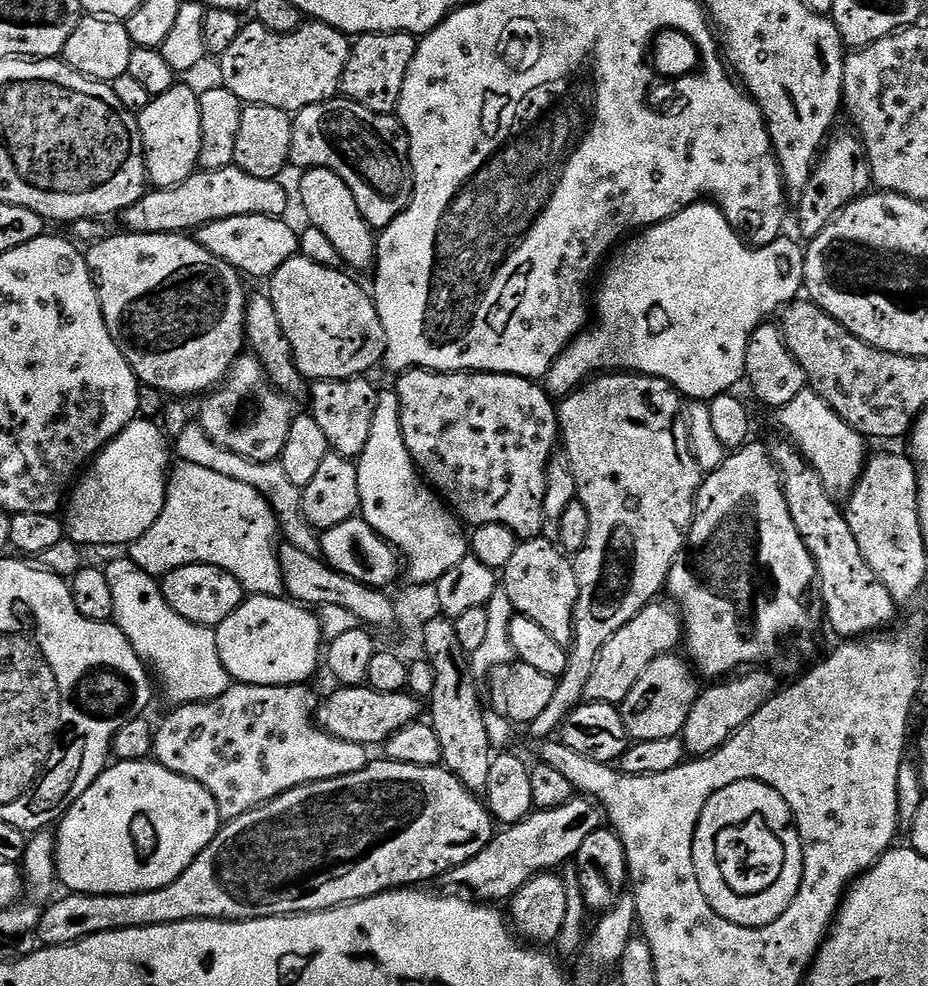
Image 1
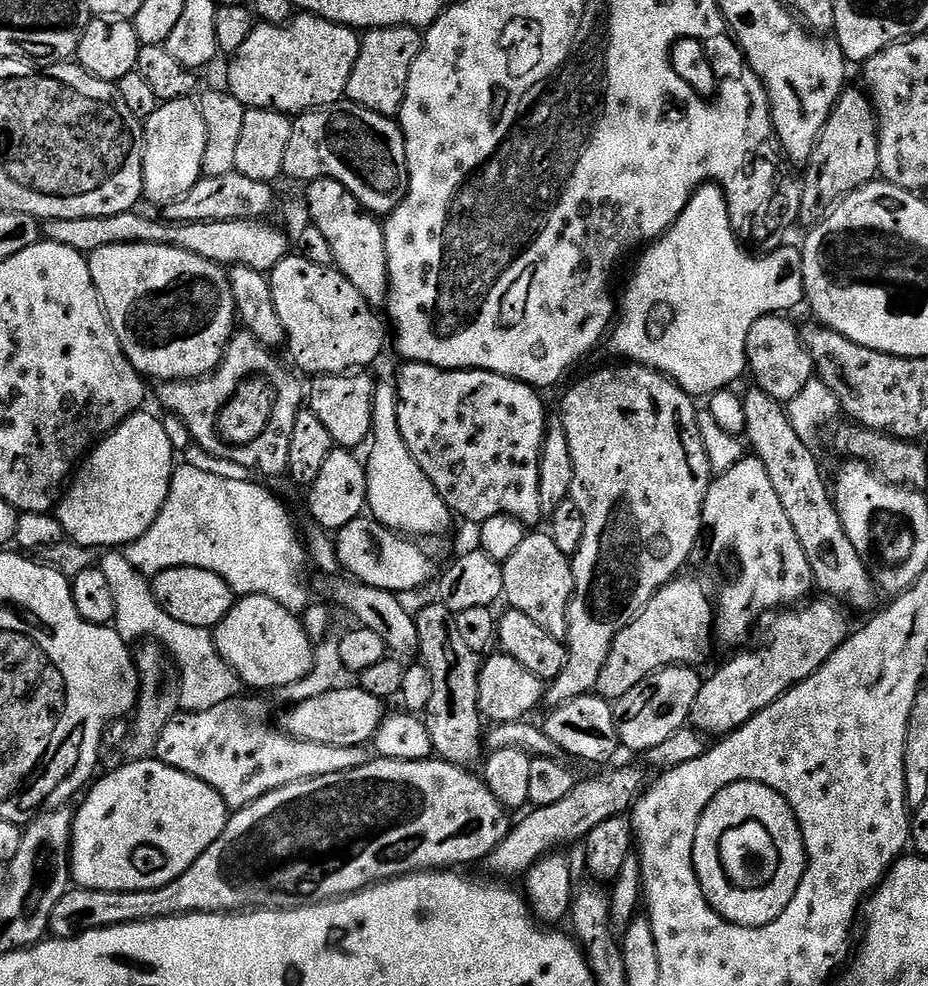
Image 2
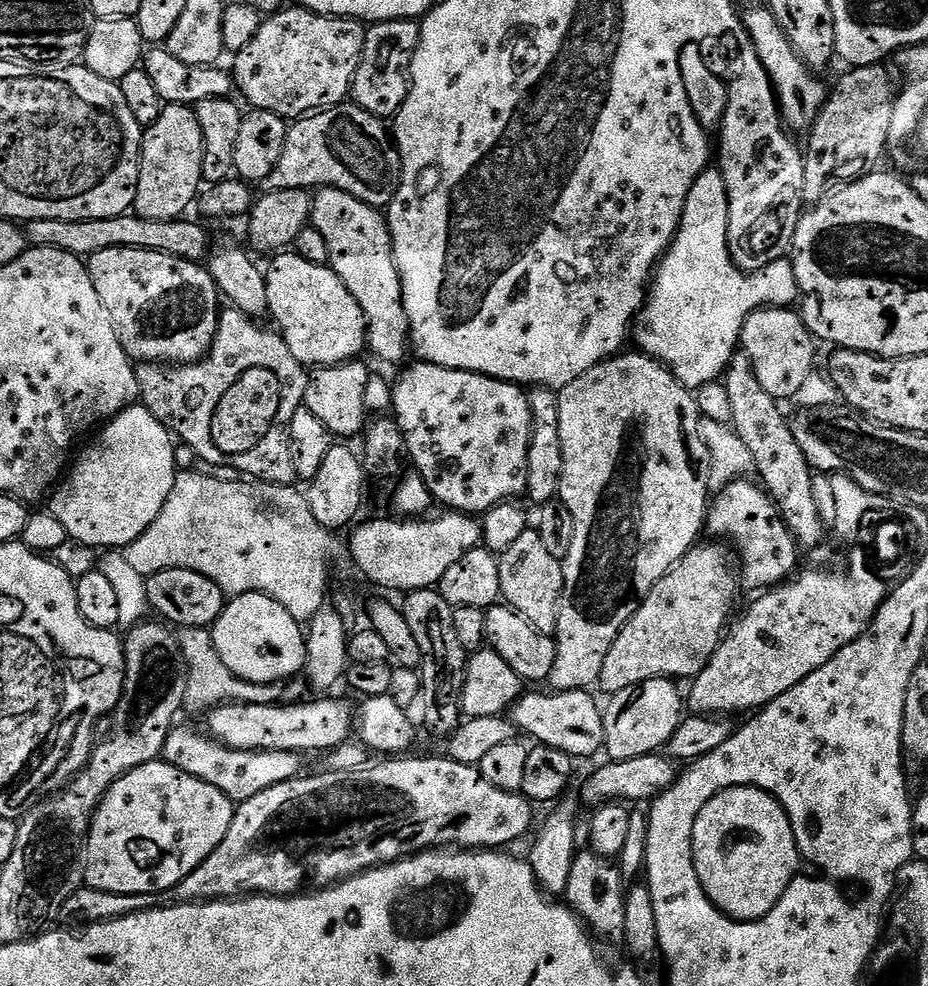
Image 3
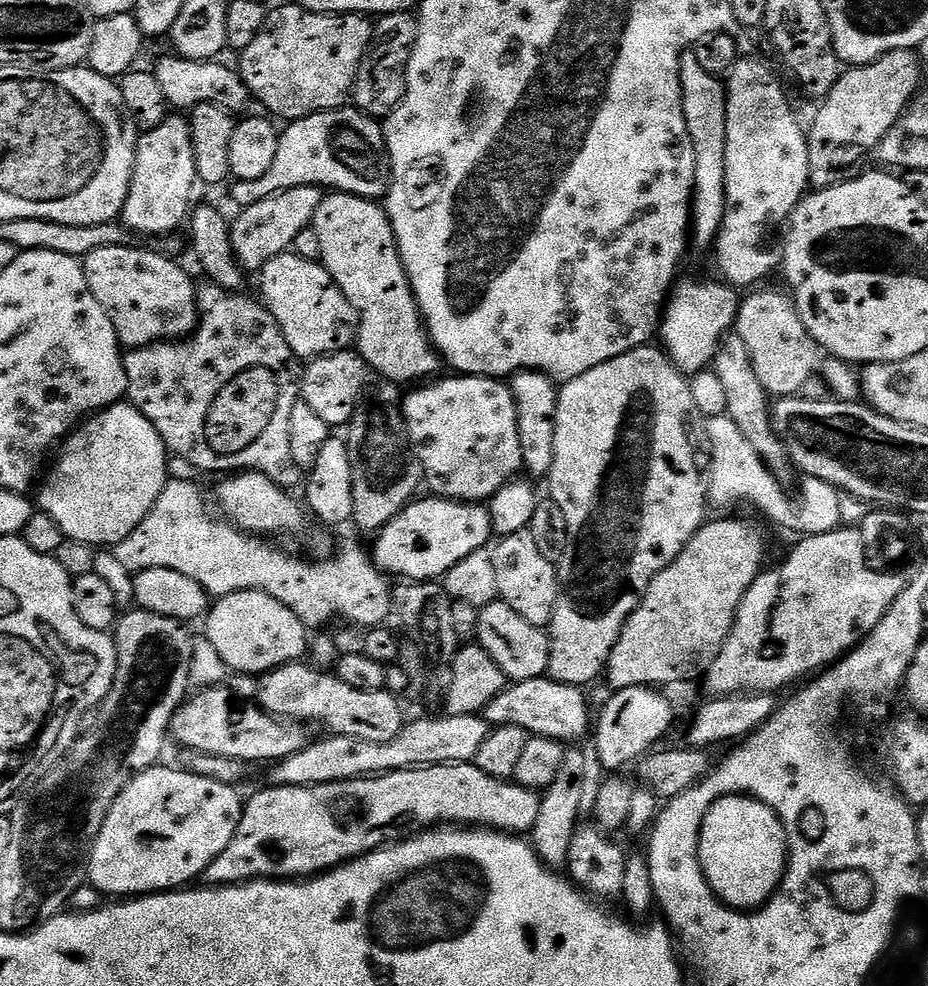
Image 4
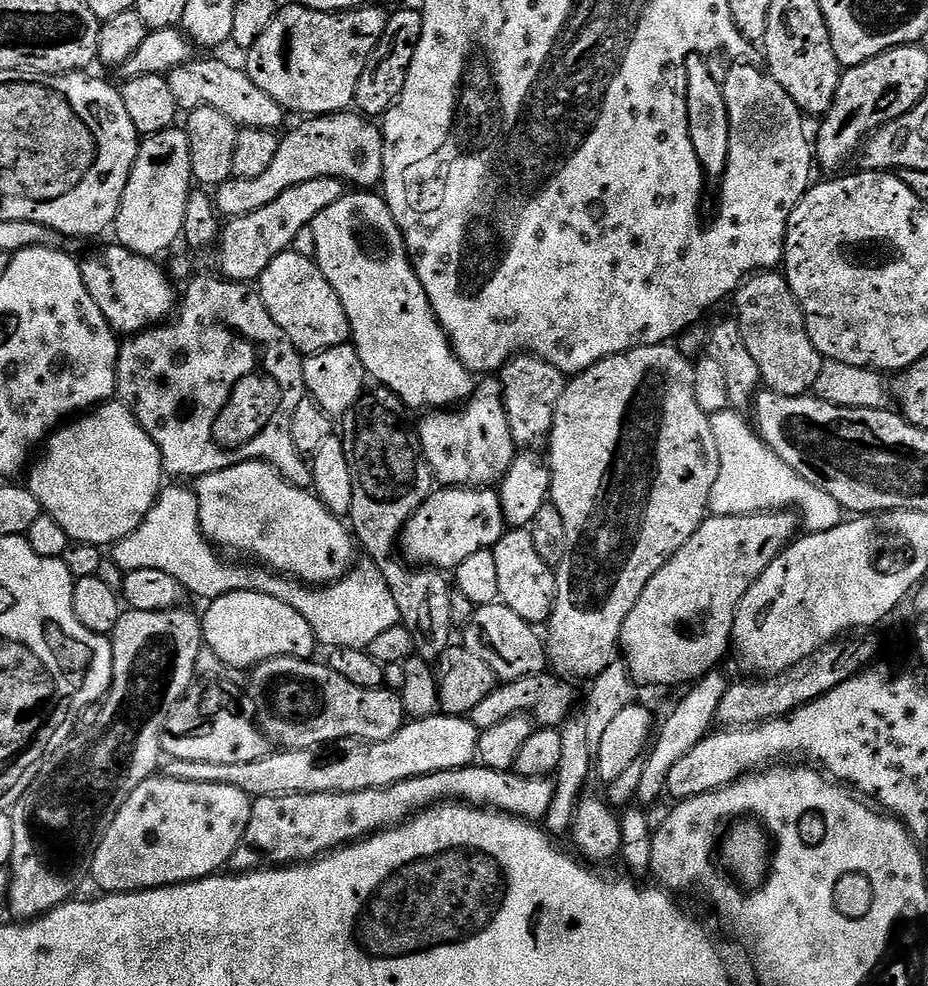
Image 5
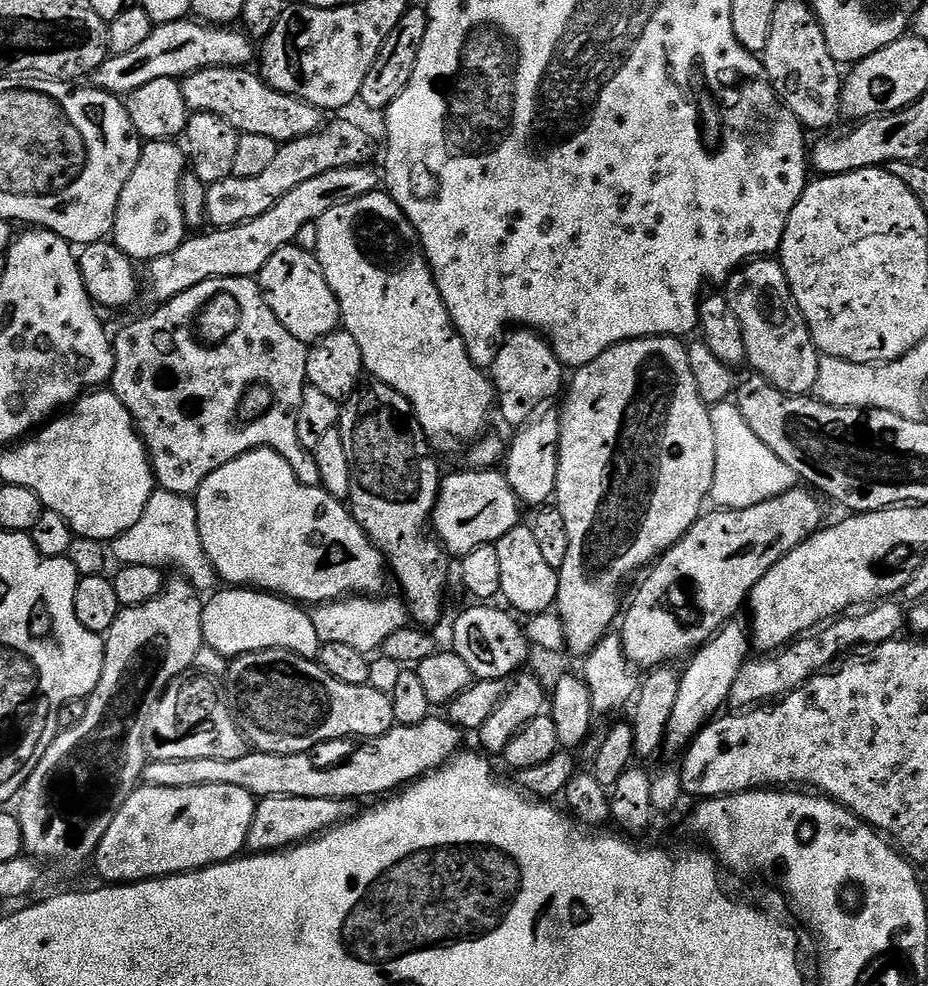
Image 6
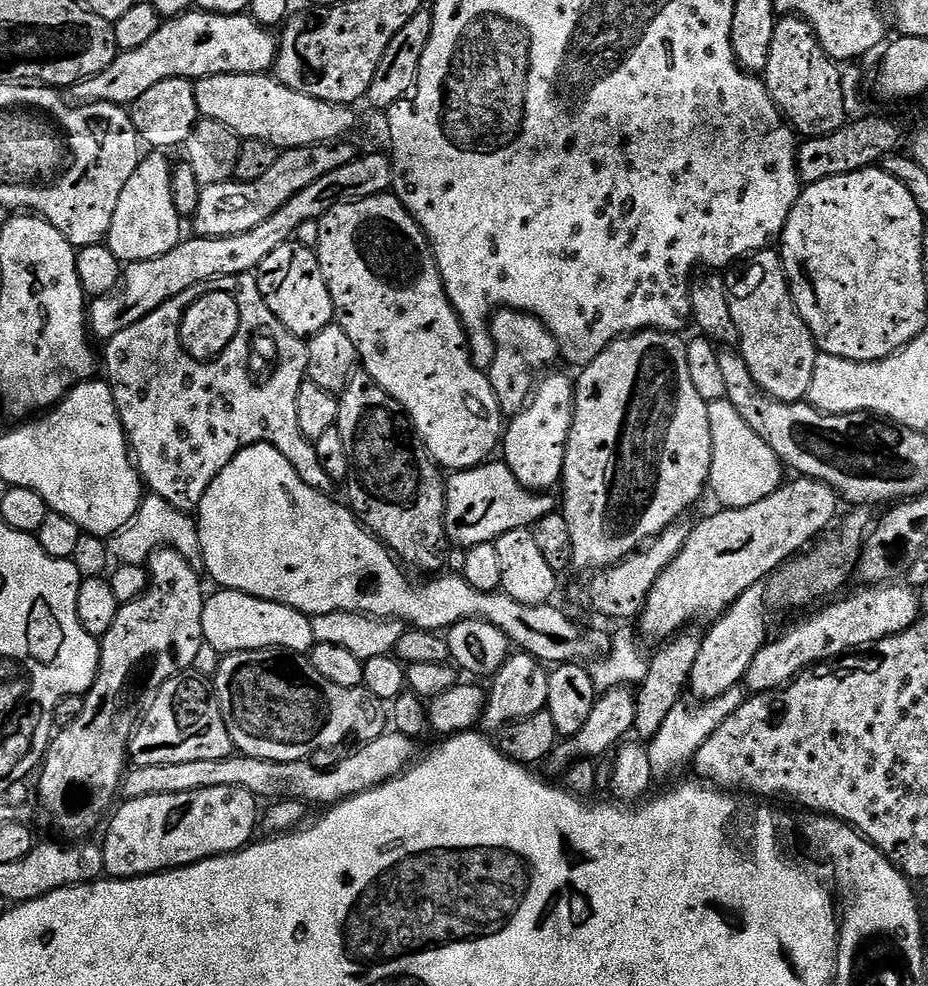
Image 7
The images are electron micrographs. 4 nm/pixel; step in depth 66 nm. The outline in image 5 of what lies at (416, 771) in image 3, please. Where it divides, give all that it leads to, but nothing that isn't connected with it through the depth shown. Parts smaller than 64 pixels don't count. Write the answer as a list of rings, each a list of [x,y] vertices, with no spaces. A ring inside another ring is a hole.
[[[469,766],[435,772],[433,776],[410,778],[376,790],[258,796],[253,799],[250,826],[246,826],[246,834],[242,842],[238,842],[238,850],[234,850],[230,868],[239,874],[311,862],[345,844],[354,844],[403,824],[437,802],[463,802],[540,822],[547,817],[550,802],[554,802],[555,789],[556,781],[552,776],[528,778],[519,776],[514,770],[495,772],[493,768]]]

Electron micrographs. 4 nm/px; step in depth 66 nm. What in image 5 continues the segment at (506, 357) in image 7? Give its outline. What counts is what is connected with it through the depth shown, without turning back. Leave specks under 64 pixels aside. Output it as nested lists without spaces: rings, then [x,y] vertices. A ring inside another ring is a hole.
[[[517,354],[504,363],[498,379],[500,387],[504,389],[504,405],[517,449],[543,449],[548,443],[548,437],[552,435],[558,398],[562,398],[569,377],[540,356]]]

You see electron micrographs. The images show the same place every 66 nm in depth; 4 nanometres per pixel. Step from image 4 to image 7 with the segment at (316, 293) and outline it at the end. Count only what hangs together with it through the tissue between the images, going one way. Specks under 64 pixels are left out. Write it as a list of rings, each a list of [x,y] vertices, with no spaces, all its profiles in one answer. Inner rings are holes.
[[[295,242],[278,246],[278,250],[274,250],[274,254],[260,264],[254,275],[266,306],[270,306],[274,318],[278,318],[286,330],[301,338],[310,338],[333,323],[336,311],[326,278],[322,278],[322,266],[313,249]]]

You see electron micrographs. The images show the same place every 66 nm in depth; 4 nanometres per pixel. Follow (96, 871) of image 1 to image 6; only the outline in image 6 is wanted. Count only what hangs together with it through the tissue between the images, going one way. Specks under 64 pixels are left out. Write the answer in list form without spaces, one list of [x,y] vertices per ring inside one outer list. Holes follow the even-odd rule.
[[[137,786],[126,798],[125,804],[117,812],[114,822],[110,822],[110,830],[102,838],[96,848],[94,865],[100,871],[101,881],[111,882],[113,885],[134,884],[137,880],[156,880],[159,876],[180,876],[183,872],[197,872],[199,868],[208,868],[212,864],[225,864],[228,860],[235,860],[245,851],[250,834],[250,826],[254,822],[257,797],[251,796],[242,786],[182,786],[182,790],[170,790],[160,786]]]

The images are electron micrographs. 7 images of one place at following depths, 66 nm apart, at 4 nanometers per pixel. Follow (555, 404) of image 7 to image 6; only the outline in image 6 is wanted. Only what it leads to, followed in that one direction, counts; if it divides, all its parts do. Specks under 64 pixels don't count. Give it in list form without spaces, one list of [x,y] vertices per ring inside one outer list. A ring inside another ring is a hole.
[[[540,410],[537,411],[536,415],[532,417],[531,420],[528,421],[527,424],[524,425],[523,428],[519,429],[515,433],[516,436],[510,443],[507,445],[506,448],[506,465],[508,464],[508,468],[506,467],[506,475],[508,478],[508,481],[510,482],[510,486],[514,490],[514,494],[516,495],[517,500],[520,501],[521,505],[527,506],[529,504],[529,509],[535,510],[541,506],[547,505],[549,501],[555,497],[556,494],[556,479],[558,478],[558,454],[556,453],[558,449],[560,449],[560,414],[559,411],[553,410],[553,412],[544,412],[548,410]]]

